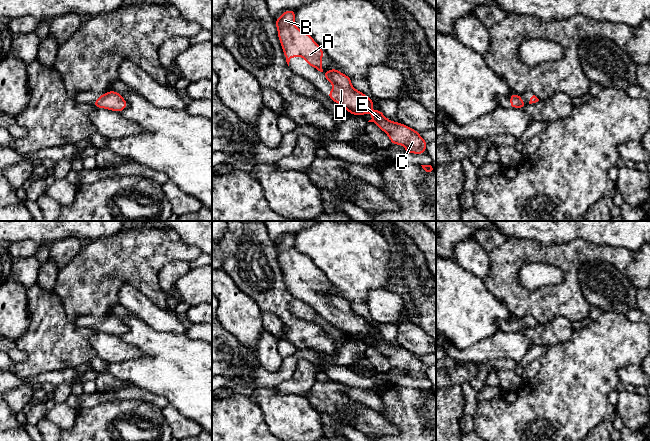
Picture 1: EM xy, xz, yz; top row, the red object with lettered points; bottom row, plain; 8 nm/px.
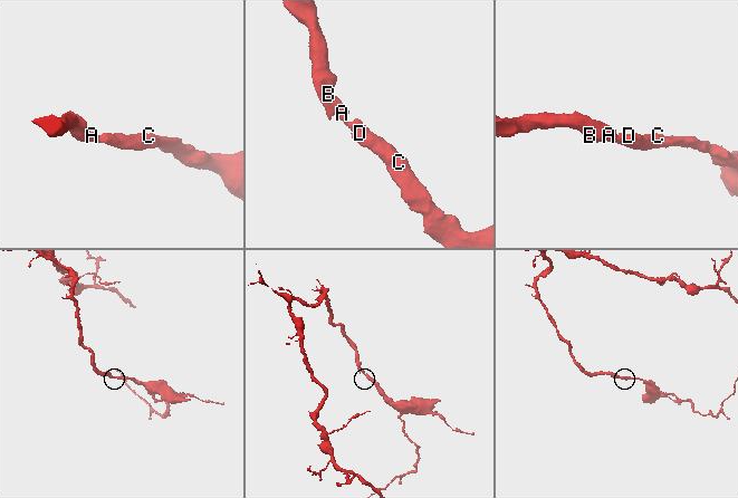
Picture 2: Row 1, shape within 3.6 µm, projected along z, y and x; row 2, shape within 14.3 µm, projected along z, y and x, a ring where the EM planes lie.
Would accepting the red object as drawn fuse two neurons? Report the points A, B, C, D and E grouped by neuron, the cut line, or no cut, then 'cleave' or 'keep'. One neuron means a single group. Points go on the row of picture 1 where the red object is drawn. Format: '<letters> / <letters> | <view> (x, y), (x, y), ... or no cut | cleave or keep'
A B C D E | no cut | keep

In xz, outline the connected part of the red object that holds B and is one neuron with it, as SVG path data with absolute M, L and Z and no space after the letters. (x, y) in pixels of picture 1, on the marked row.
M286 10L275 20L278 38L281 43L284 57L289 66L291 57L303 57L307 65L323 72L323 49L314 41L311 35L294 25L295 10Z

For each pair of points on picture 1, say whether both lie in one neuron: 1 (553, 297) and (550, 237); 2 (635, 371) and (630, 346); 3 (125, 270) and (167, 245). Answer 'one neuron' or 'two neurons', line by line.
1: two neurons
2: two neurons
3: one neuron

